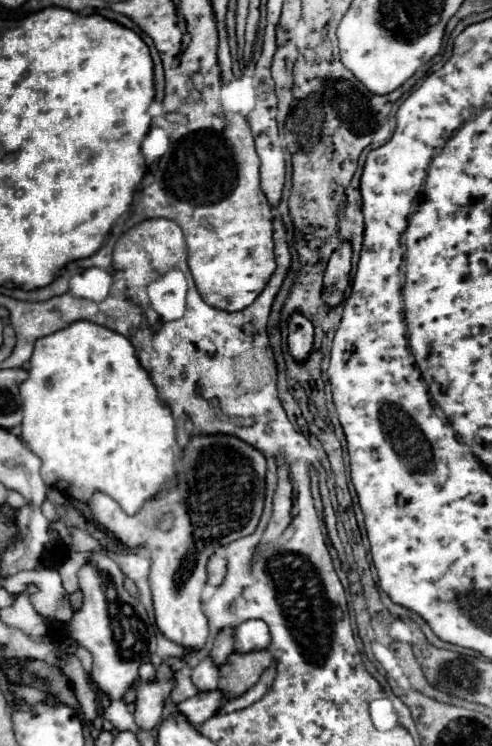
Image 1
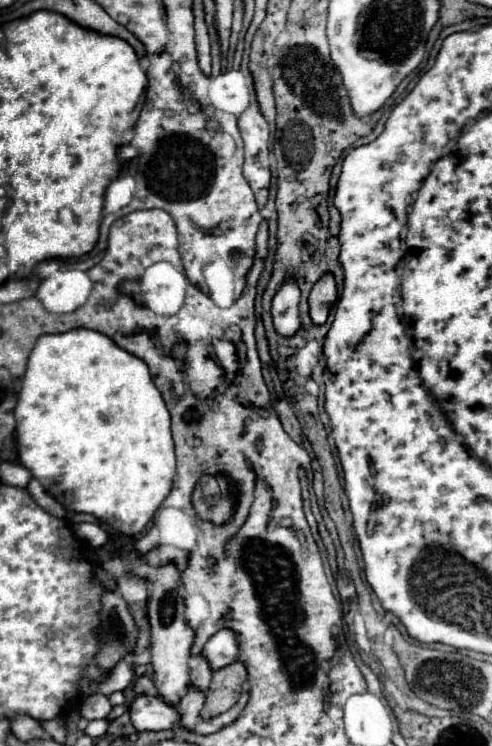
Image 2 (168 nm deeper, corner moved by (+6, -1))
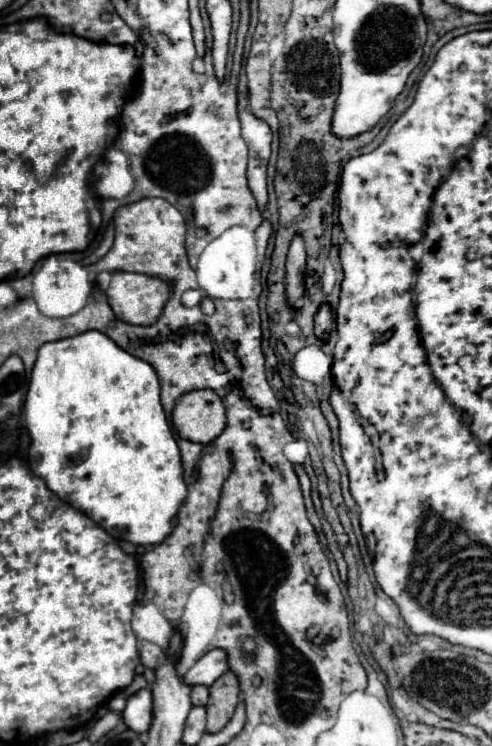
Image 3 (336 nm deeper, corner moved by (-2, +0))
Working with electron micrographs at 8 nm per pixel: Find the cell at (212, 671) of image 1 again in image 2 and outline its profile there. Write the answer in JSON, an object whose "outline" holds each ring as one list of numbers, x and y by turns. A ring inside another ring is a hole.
{"outline":[[194,686,188,688,188,694,182,698,178,710,180,710,180,726,184,730,194,730,194,724,198,722,200,718,200,710,202,710,202,704,204,704,204,692,196,690]]}

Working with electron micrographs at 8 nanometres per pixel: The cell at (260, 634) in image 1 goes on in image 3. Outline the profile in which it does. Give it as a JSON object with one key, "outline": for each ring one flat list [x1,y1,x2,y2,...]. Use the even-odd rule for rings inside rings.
{"outline":[[210,649,204,657,200,657,192,669,186,671,184,681,188,685,212,685,228,667,228,653,224,649]]}

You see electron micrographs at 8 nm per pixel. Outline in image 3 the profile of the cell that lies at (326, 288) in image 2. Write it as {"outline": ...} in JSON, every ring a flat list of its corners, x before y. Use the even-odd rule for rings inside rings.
{"outline":[[324,303,324,305,318,309,318,313,316,313,316,317,314,317,314,329,316,329,316,337,318,337,320,341,326,341,326,339,328,339,328,333,330,333,330,329,332,329,332,309,330,309,328,303]]}

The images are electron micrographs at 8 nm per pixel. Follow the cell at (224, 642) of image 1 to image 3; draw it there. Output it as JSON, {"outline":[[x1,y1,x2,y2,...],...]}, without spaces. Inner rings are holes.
{"outline":[[194,685,192,687,192,705,206,705,208,701,208,687,206,685]]}

